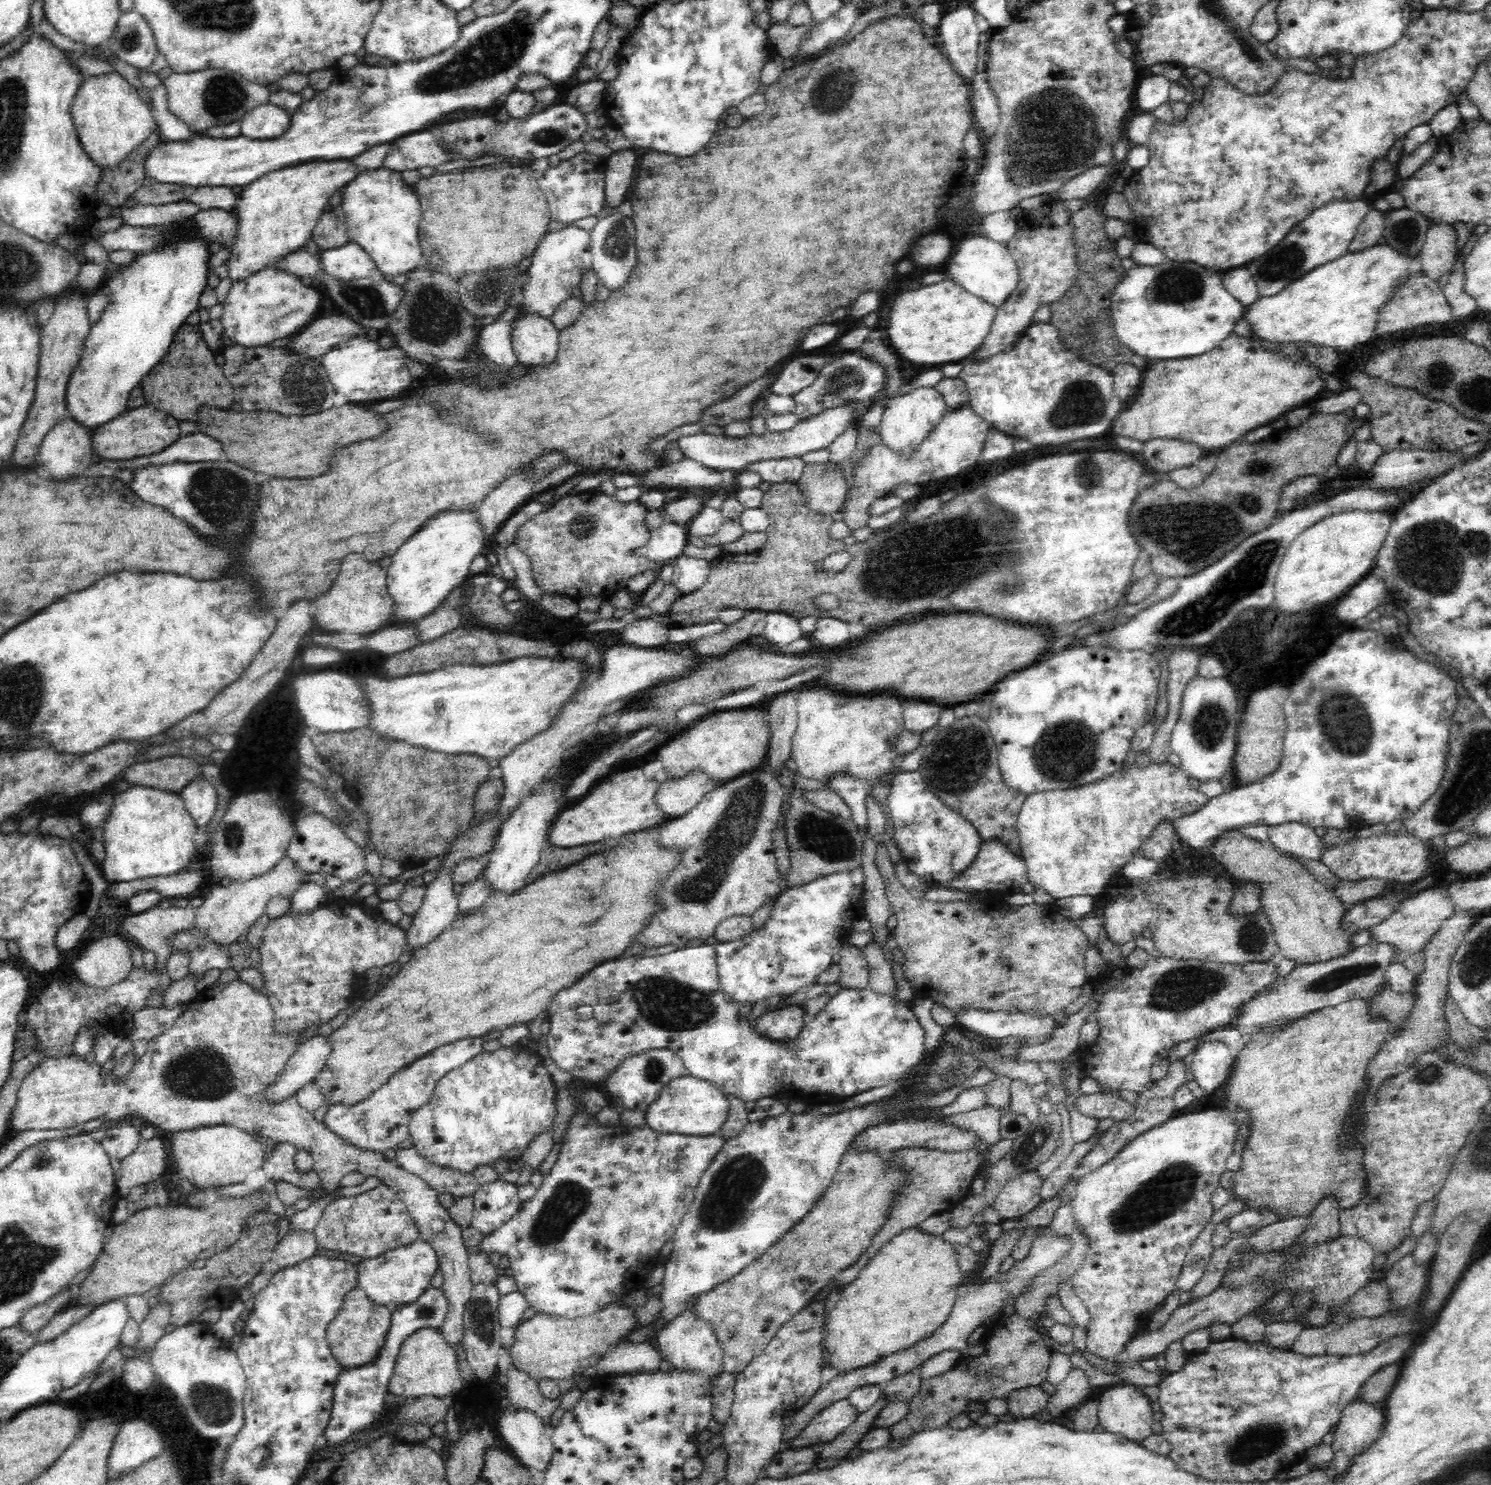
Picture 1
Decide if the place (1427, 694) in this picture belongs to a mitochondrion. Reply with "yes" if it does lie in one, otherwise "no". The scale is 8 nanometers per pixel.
no

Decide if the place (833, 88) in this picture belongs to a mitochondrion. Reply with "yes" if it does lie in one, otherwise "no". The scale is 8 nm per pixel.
yes

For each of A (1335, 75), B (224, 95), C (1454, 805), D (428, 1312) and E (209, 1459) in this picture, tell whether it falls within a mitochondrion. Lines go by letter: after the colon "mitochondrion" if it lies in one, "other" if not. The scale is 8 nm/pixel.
A: other
B: mitochondrion
C: mitochondrion
D: mitochondrion
E: other

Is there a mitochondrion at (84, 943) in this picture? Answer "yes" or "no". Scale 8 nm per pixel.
no

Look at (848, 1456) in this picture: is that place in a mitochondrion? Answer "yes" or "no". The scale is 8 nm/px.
no

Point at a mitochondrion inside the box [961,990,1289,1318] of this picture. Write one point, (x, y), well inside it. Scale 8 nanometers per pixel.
(1175, 1186)

